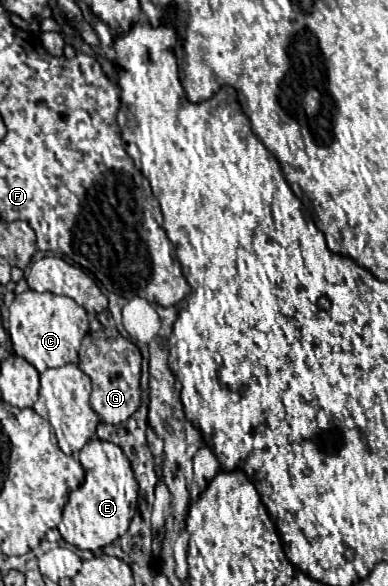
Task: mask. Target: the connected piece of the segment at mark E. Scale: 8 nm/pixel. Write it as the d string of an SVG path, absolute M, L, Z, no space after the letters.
M93 439L79 451L79 461L85 469L85 483L69 495L69 503L63 509L59 531L67 543L79 549L99 551L127 531L131 517L137 509L139 485L133 477L129 459L115 443Z

